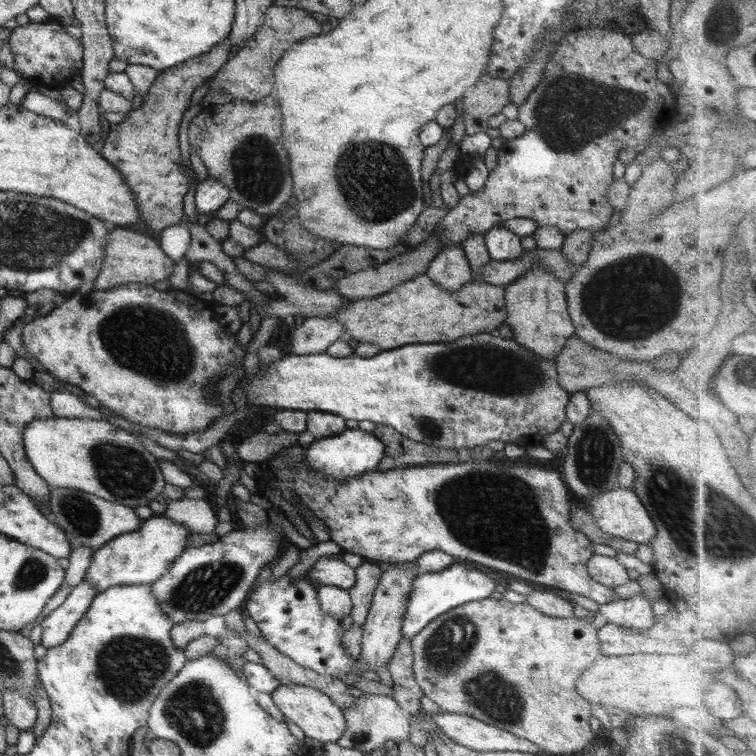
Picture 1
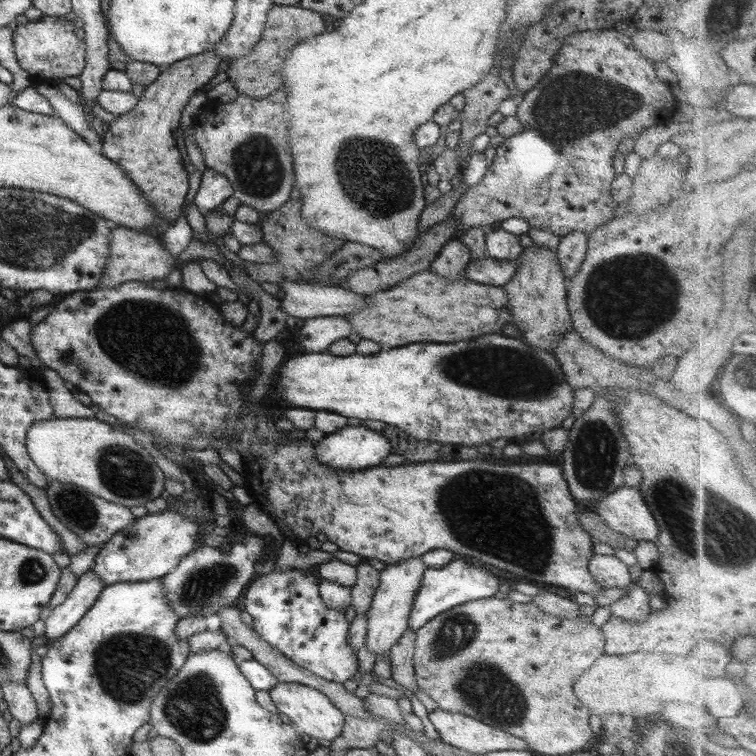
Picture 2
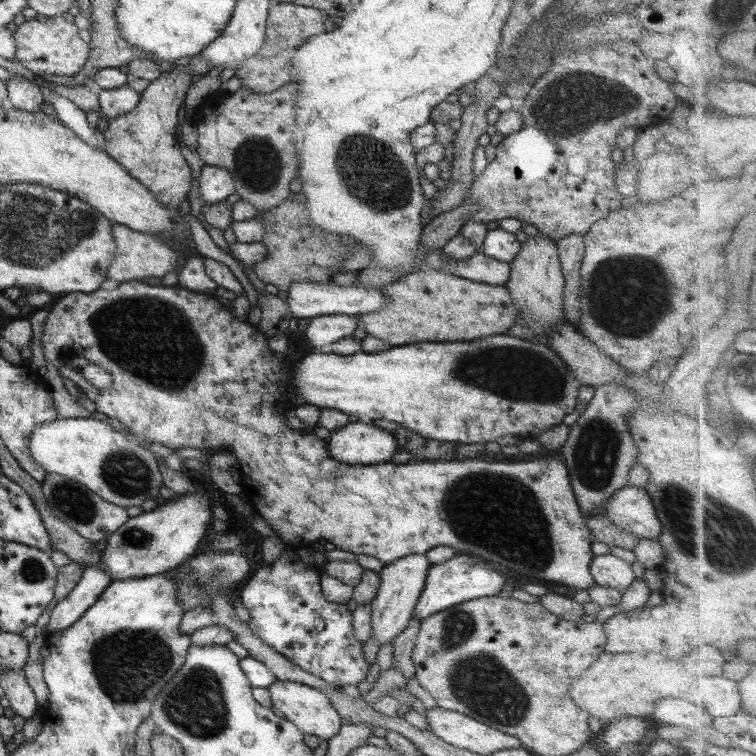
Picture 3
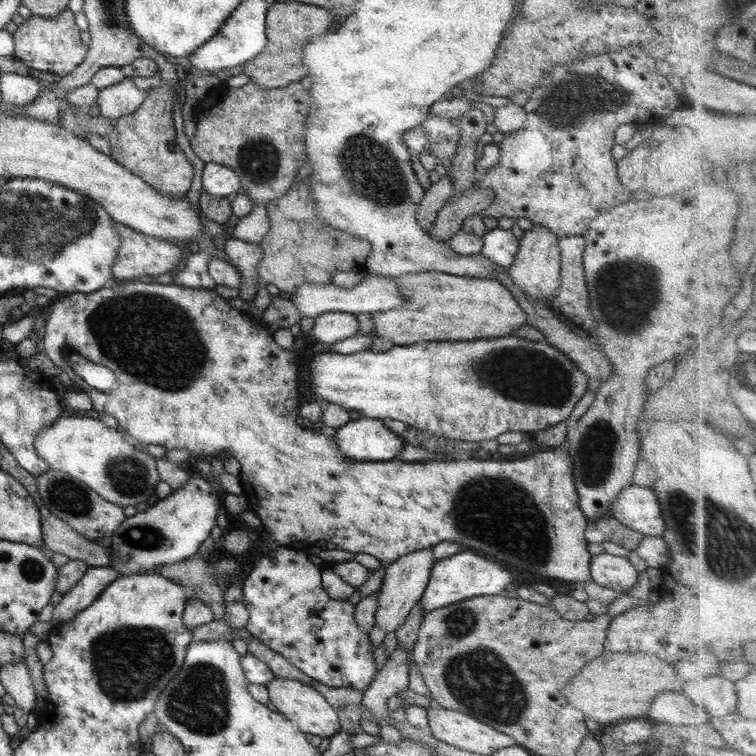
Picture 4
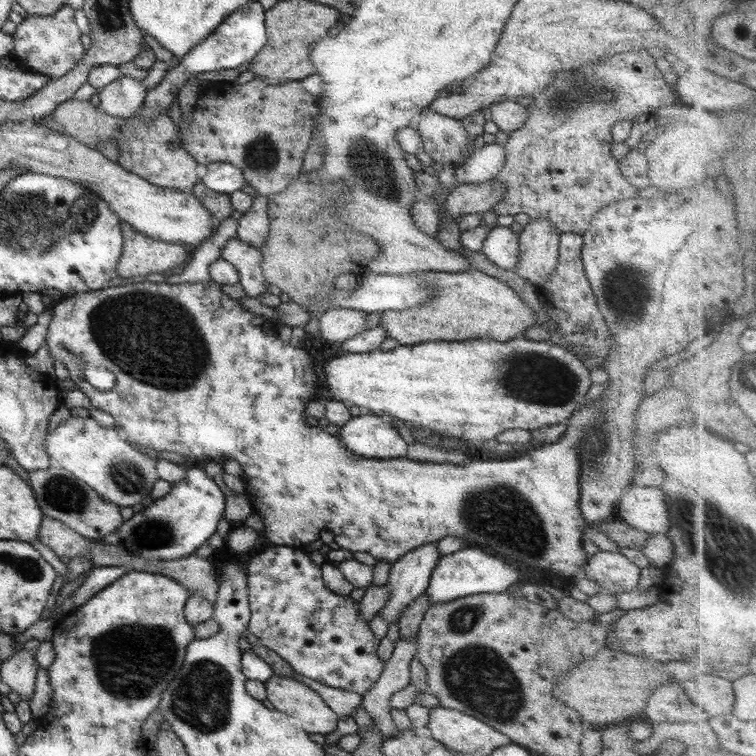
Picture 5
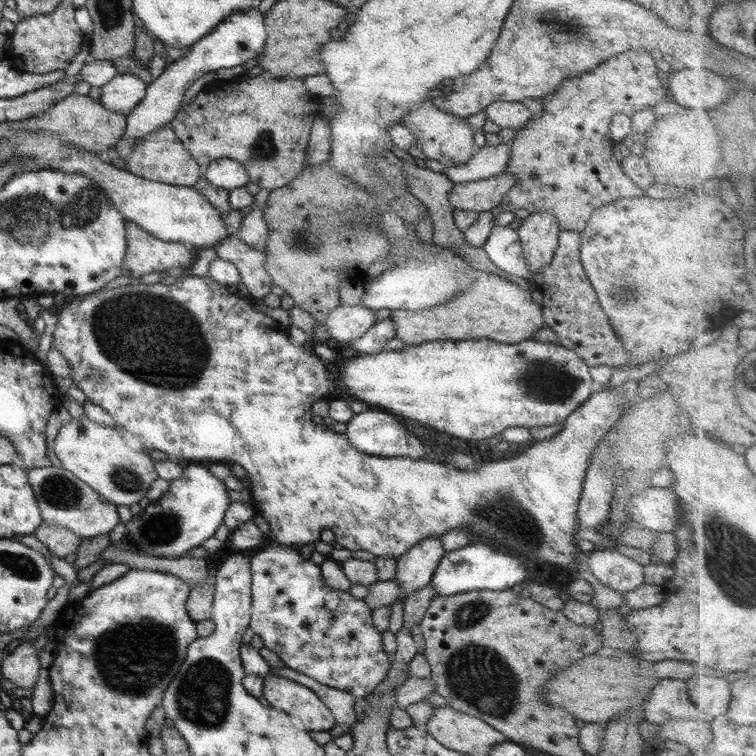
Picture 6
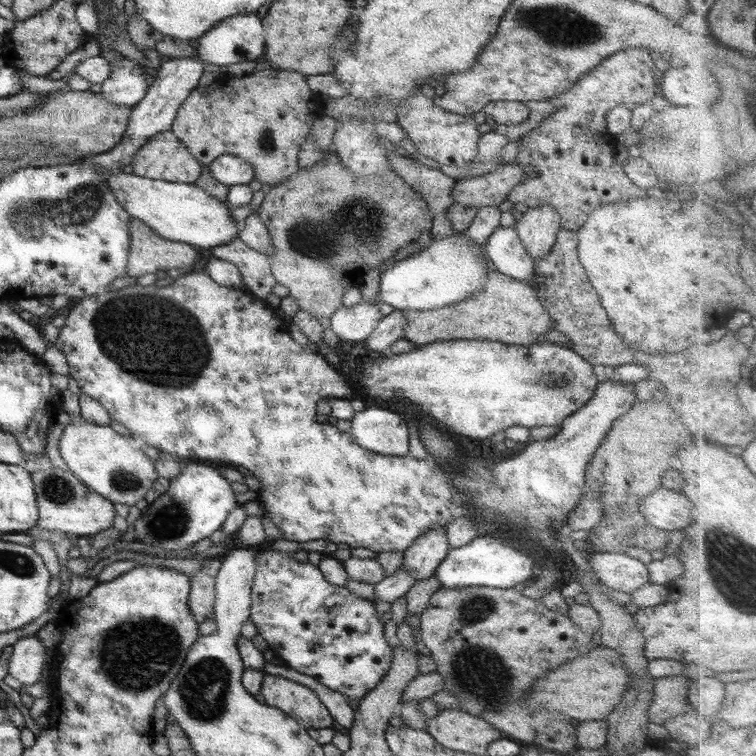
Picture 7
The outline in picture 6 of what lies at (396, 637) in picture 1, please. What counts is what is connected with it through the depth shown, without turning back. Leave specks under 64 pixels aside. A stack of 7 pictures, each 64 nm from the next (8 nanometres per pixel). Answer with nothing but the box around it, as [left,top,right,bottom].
[395,537,446,601]

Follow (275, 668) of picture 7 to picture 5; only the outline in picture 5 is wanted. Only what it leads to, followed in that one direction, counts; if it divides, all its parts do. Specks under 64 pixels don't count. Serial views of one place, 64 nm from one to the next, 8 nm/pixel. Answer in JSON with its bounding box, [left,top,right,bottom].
[291,672,363,718]

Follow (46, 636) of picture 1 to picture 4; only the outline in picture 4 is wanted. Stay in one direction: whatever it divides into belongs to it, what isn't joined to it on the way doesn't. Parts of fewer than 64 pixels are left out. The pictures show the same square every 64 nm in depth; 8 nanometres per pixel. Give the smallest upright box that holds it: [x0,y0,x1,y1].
[51,567,119,626]

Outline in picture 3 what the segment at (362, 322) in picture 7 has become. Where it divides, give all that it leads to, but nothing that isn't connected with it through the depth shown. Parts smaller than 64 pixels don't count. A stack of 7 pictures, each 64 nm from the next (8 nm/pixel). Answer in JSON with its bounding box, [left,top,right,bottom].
[304,315,357,349]

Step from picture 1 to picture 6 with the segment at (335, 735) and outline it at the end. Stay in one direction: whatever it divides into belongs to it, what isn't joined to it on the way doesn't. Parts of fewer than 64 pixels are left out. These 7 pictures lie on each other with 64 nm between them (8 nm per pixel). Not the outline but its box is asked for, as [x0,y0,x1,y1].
[263,675,337,732]

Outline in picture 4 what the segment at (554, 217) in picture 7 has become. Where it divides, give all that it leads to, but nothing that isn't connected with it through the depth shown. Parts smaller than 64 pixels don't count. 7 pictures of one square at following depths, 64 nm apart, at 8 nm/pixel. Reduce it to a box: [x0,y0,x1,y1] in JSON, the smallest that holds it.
[508,225,561,307]

